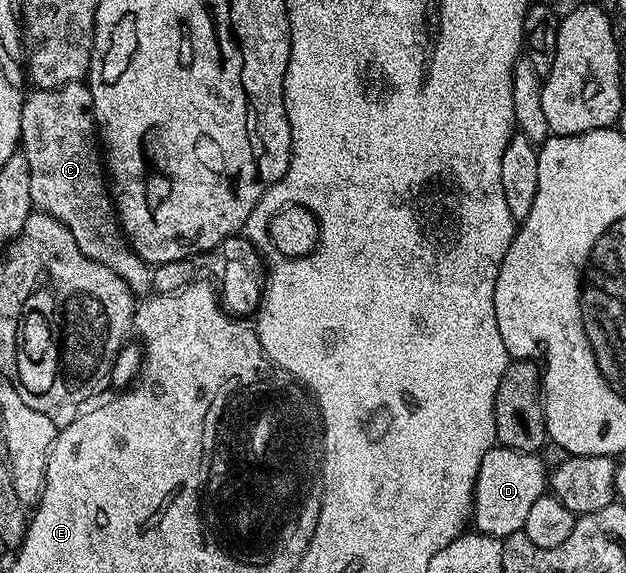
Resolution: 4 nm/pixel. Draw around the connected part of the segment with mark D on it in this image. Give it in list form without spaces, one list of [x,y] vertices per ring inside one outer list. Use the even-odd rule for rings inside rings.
[[[493,445],[482,457],[482,465],[478,465],[476,484],[472,490],[472,513],[471,522],[476,522],[475,530],[481,535],[493,535],[496,539],[503,541],[510,533],[518,533],[524,530],[524,522],[530,514],[534,501],[538,501],[540,495],[545,494],[550,483],[550,475],[544,471],[544,463],[539,454],[531,451],[515,451],[509,447]]]

